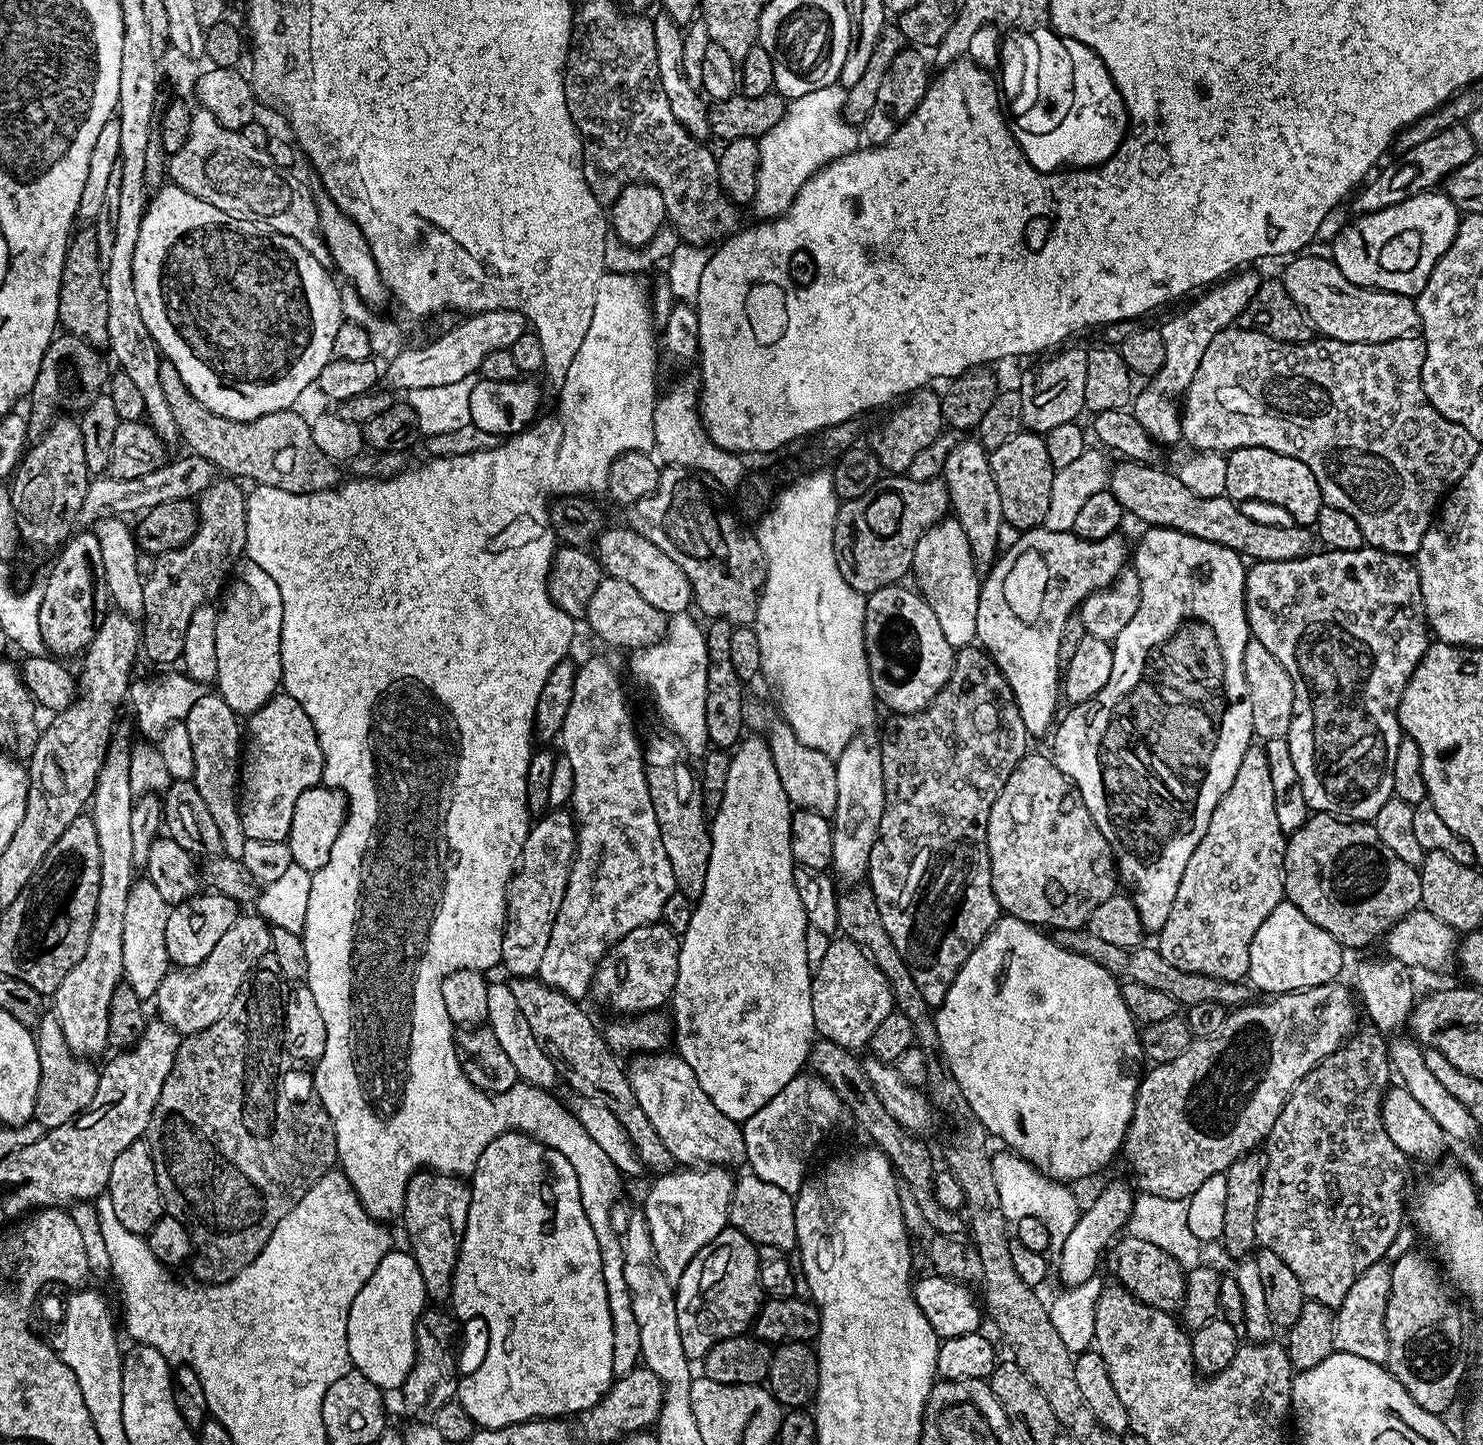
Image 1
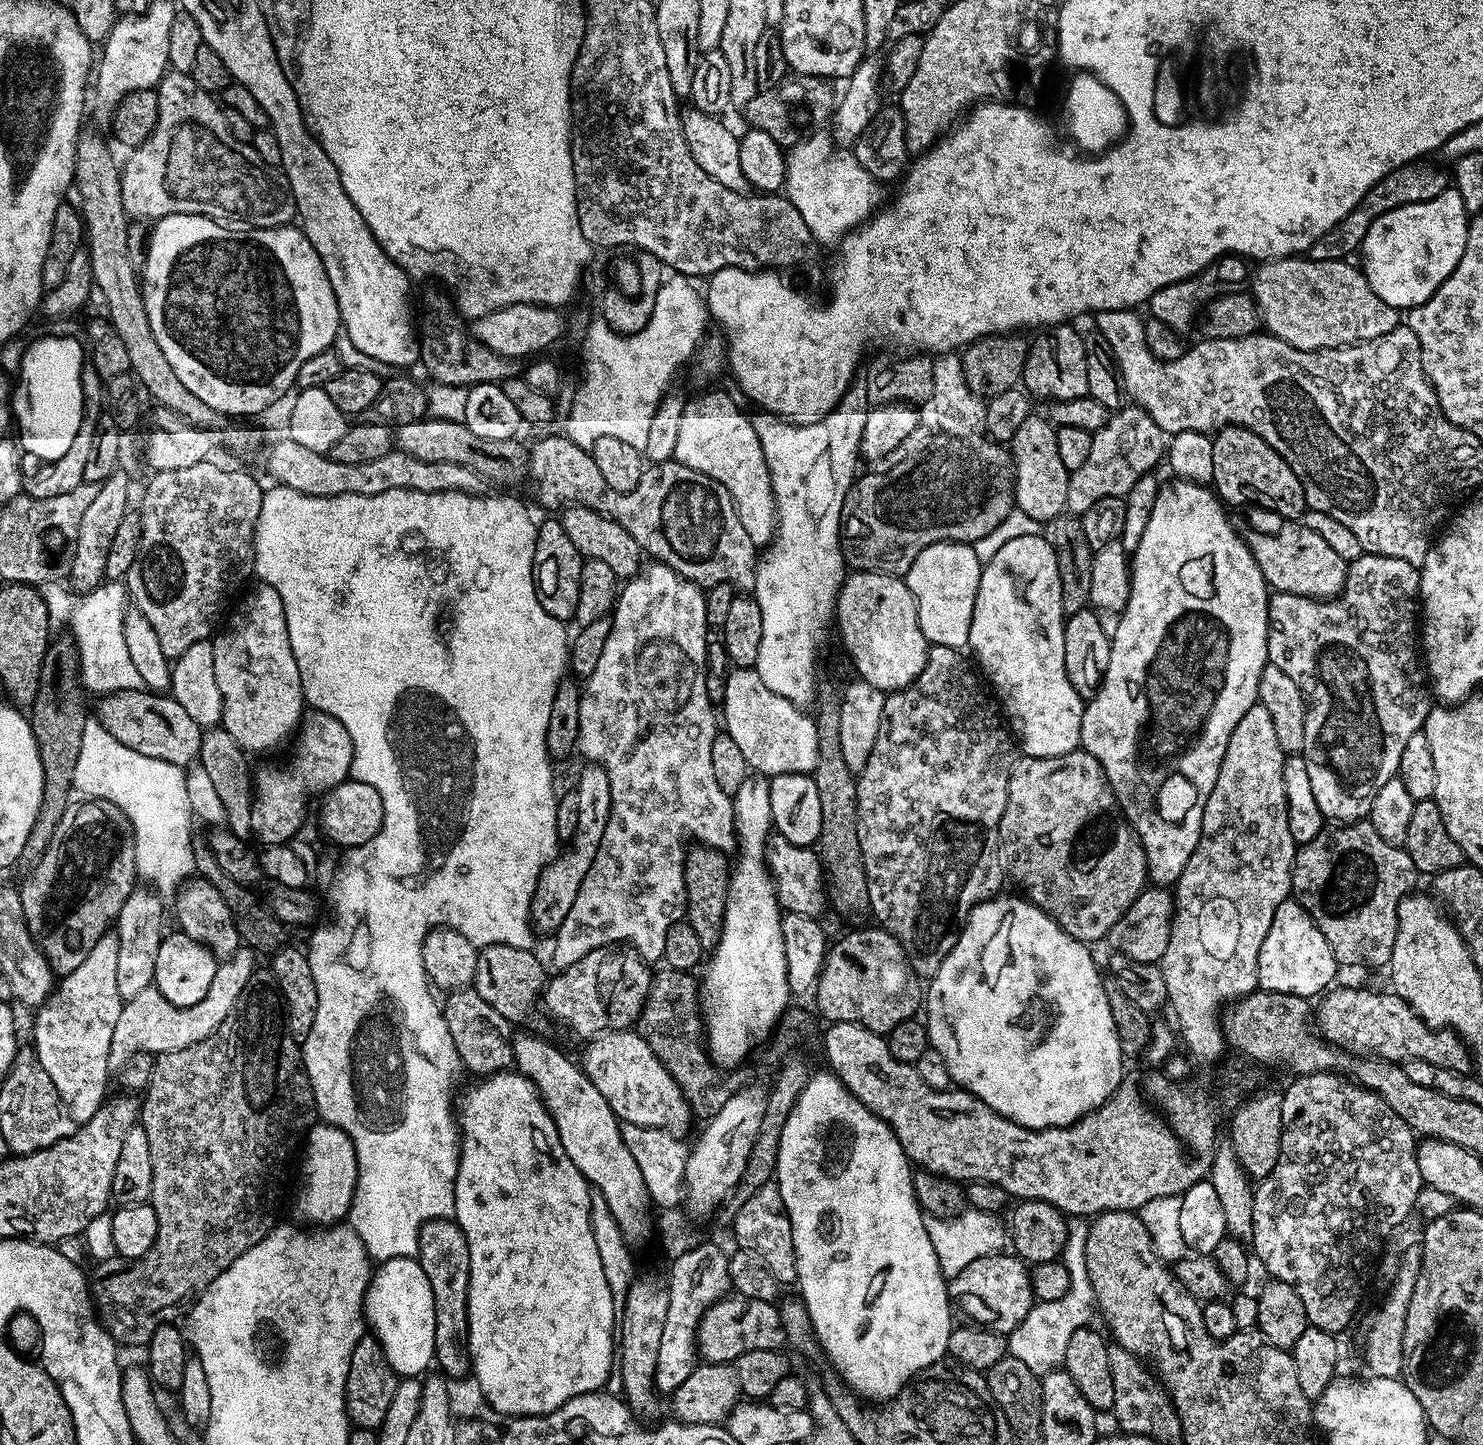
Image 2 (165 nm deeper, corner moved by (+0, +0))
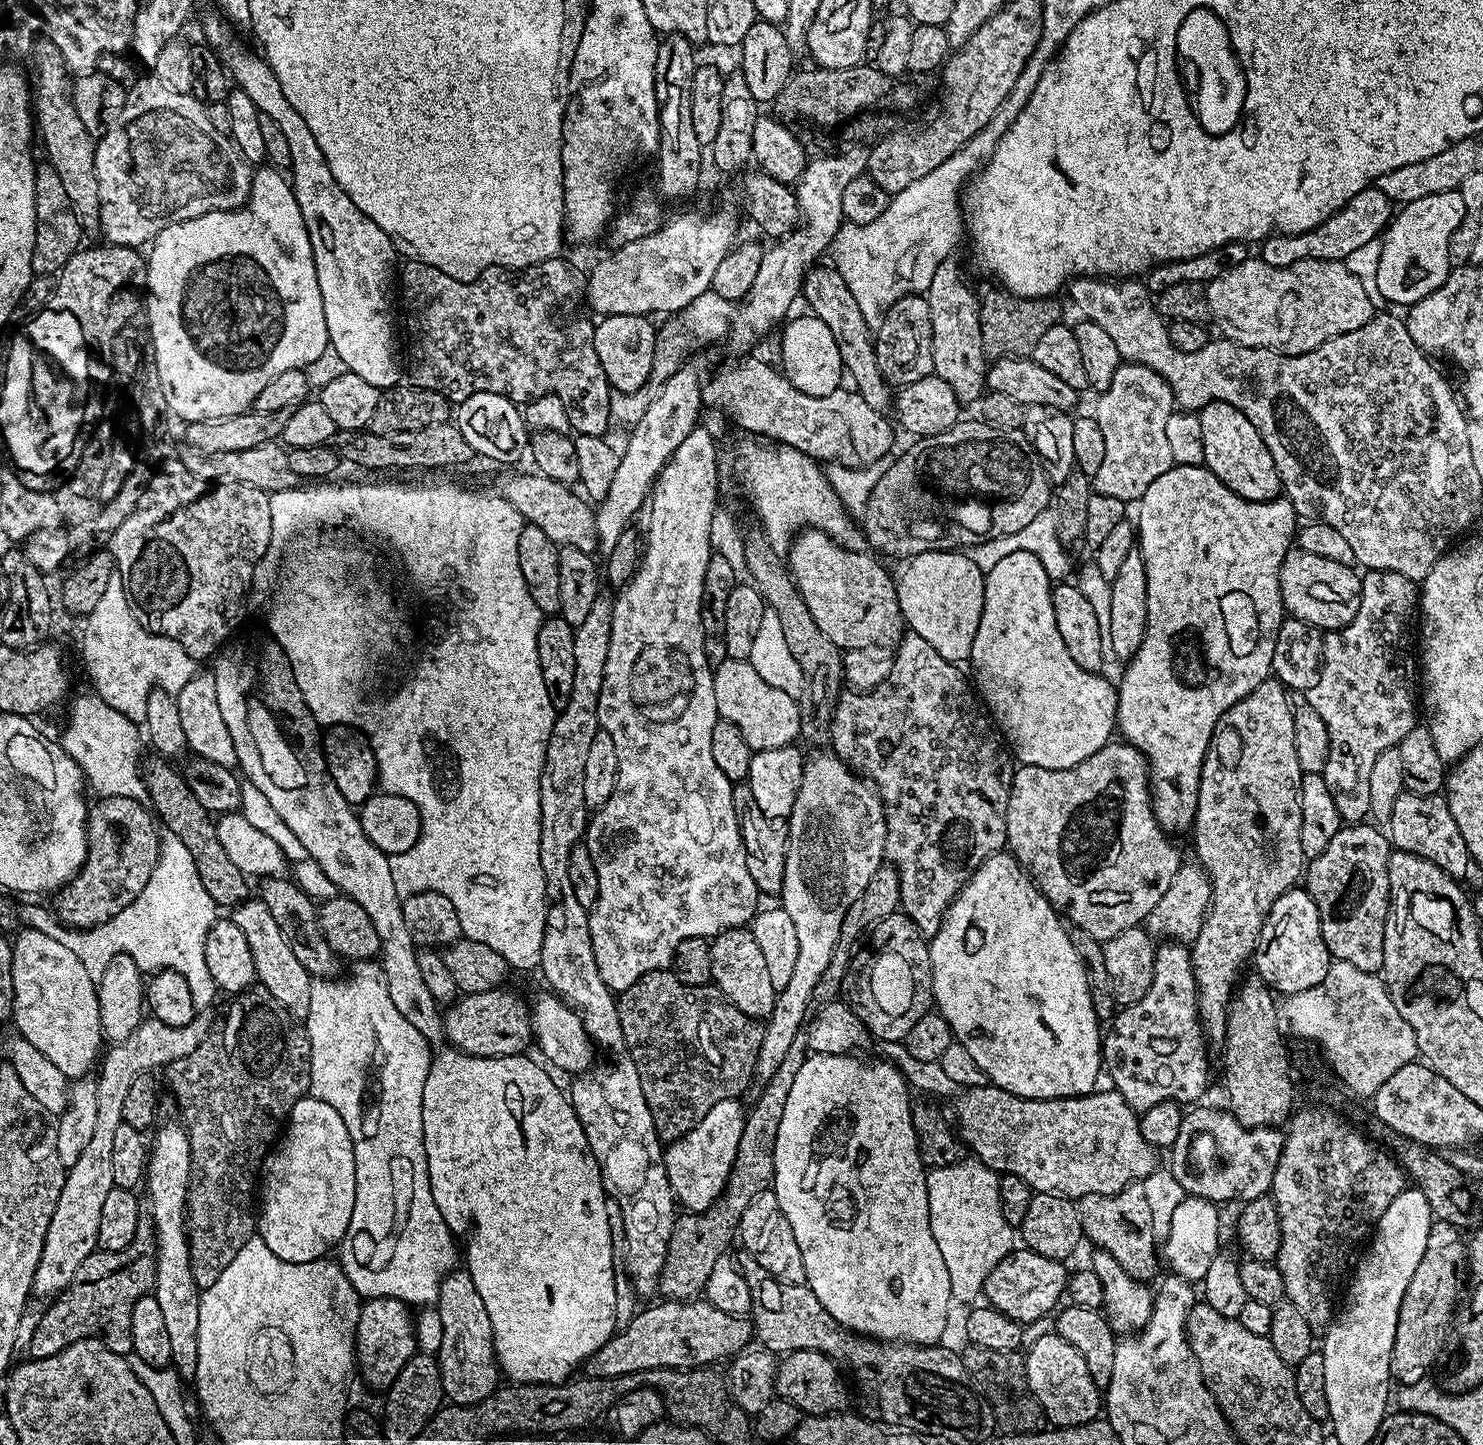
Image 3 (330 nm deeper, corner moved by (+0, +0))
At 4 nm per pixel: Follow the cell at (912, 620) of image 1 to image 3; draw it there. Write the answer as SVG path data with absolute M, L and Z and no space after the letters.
M805 527L793 539L786 553L786 567L796 581L796 589L804 599L806 610L810 610L814 622L818 622L818 630L822 630L822 634L826 634L826 638L830 638L830 642L834 642L842 650L866 646L891 649L905 635L906 625L896 593L897 581L879 562L881 563L875 555L867 551L844 549L819 528L810 527Z

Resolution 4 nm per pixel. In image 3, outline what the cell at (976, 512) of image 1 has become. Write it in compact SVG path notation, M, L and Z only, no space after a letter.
M949 258L938 266L934 282L930 282L928 305L932 323L932 345L934 346L934 375L950 385L950 390L958 394L961 405L979 401L986 391L990 360L984 355L982 330L980 329L980 301L977 293L972 293L970 285L964 281L955 259Z

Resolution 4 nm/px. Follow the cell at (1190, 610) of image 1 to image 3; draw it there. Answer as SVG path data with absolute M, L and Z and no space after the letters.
M1181 464L1173 466L1170 470L1166 470L1166 474L1162 474L1162 478L1154 478L1154 482L1150 482L1146 494L1141 496L1138 501L1140 507L1140 524L1138 520L1138 547L1142 554L1142 562L1146 562L1146 578L1148 579L1148 617L1146 618L1146 634L1142 638L1142 646L1138 646L1138 654L1134 654L1131 660L1123 665L1124 677L1118 680L1116 689L1116 697L1118 698L1118 710L1116 711L1116 727L1119 735L1127 743L1133 744L1135 748L1148 759L1148 782L1152 793L1152 809L1156 815L1156 821L1160 823L1160 829L1169 834L1177 834L1176 832L1187 833L1196 822L1196 807L1198 806L1198 786L1200 785L1200 775L1202 774L1202 766L1204 765L1204 755L1208 752L1208 743L1216 729L1216 723L1222 718L1222 714L1230 706L1234 706L1242 698L1246 698L1246 694L1250 694L1250 690L1254 690L1254 686L1258 686L1262 681L1269 679L1273 675L1272 659L1274 658L1274 646L1278 642L1278 630L1286 619L1284 611L1284 603L1282 602L1282 594L1280 593L1280 567L1286 558L1288 549L1293 547L1294 537L1298 531L1298 517L1294 506L1287 498L1277 498L1274 500L1247 500L1238 494L1234 494L1234 490L1227 488L1221 480L1217 478L1209 468L1203 466L1182 466Z

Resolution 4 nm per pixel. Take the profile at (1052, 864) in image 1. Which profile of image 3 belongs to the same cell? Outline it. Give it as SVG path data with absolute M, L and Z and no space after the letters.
M1109 742L1086 762L1066 770L1020 764L1012 773L1006 806L1007 851L1069 925L1086 930L1101 942L1143 925L1182 863L1175 839L1160 829L1152 809L1148 759L1133 744L1116 743Z

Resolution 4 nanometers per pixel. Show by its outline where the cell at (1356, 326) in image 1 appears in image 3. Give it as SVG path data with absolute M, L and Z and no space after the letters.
M1250 258L1241 264L1225 267L1218 278L1209 280L1204 293L1211 323L1220 327L1219 335L1247 348L1269 348L1285 356L1297 356L1314 350L1328 340L1350 330L1366 326L1374 315L1374 305L1362 287L1362 282L1350 274L1347 263L1339 260L1303 260L1290 266L1270 266L1265 260Z

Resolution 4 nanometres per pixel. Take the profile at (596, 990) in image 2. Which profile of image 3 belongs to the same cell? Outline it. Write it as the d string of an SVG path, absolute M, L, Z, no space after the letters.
M492 989L467 993L457 1004L451 1005L442 1016L445 1039L468 1056L523 1055L534 1040L529 1005L520 1001L514 993L504 991Z

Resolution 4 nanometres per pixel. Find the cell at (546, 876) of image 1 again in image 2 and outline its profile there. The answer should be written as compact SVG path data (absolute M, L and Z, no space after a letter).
M588 762L583 766L585 768L580 772L580 785L576 784L574 788L578 794L579 807L577 834L556 859L542 870L534 898L530 902L528 916L537 933L556 933L558 926L562 926L562 921L566 919L566 914L570 914L570 906L574 906L574 898L578 898L578 886L582 886L582 878L586 878L586 870L590 870L594 854L598 854L602 834L606 834L606 822L610 822L610 778L600 764Z

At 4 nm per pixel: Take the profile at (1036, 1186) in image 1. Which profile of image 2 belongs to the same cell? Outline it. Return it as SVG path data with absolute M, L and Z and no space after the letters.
M1071 1217L1068 1220L1066 1246L1061 1256L1070 1273L1070 1290L1065 1297L1058 1298L1057 1302L1037 1301L1026 1318L1007 1335L1009 1355L1018 1358L1039 1376L1055 1371L1063 1365L1071 1335L1087 1327L1092 1322L1092 1316L1095 1317L1096 1295L1086 1269L1086 1239L1088 1238L1089 1221L1083 1217Z

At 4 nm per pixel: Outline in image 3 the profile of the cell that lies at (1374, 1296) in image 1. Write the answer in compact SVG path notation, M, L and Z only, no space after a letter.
M1436 1220L1430 1230L1430 1238L1426 1238L1426 1254L1422 1254L1422 1262L1418 1262L1418 1270L1414 1270L1414 1278L1410 1278L1410 1286L1406 1286L1406 1298L1402 1298L1402 1310L1398 1310L1398 1330L1394 1334L1394 1350L1390 1354L1390 1370L1392 1380L1401 1384L1417 1384L1425 1379L1436 1359L1441 1359L1440 1351L1450 1336L1452 1317L1462 1300L1466 1288L1466 1240L1461 1229L1445 1220Z

